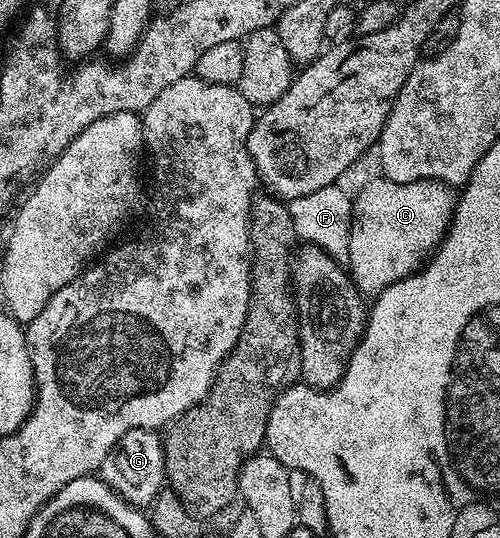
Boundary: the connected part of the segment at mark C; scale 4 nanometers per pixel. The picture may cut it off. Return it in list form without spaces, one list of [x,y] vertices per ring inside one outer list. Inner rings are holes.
[[[383,179],[380,182],[376,189],[363,189],[353,197],[351,234],[346,260],[349,262],[349,276],[354,281],[355,288],[363,295],[377,295],[385,287],[410,277],[430,258],[447,233],[457,200],[456,194],[442,181],[393,183]]]

